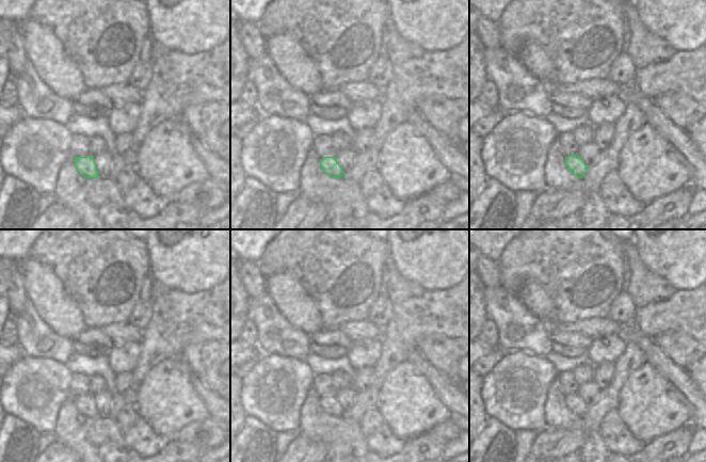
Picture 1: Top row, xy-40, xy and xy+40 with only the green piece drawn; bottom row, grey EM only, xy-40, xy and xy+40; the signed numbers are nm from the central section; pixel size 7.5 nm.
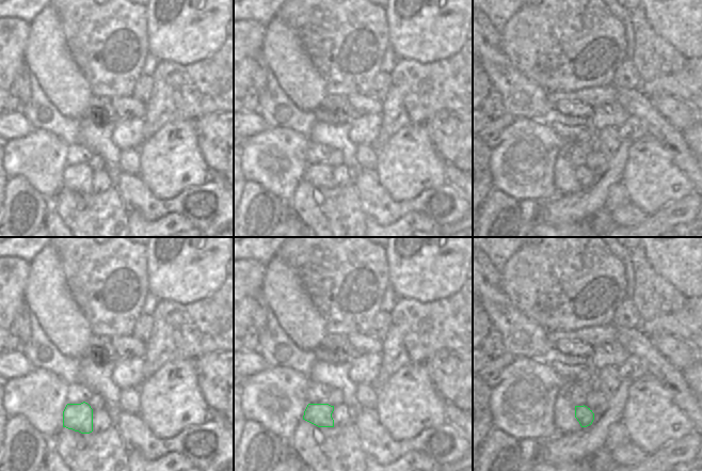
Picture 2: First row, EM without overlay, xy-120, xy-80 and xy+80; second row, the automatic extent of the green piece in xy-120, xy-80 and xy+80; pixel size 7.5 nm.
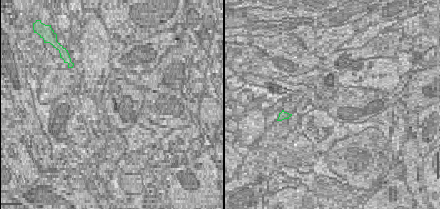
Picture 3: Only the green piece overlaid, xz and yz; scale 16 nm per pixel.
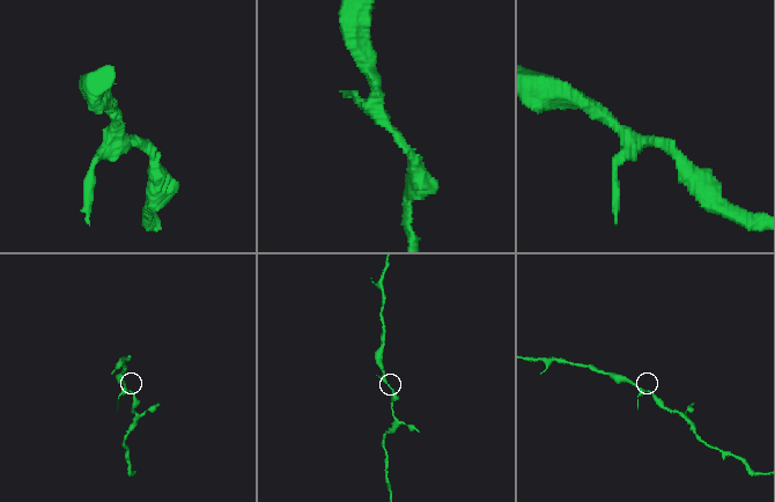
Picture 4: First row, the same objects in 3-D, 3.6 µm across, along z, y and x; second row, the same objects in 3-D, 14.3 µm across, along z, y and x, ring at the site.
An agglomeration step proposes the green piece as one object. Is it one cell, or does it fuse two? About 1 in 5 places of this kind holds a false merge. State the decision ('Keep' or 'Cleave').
Keep.

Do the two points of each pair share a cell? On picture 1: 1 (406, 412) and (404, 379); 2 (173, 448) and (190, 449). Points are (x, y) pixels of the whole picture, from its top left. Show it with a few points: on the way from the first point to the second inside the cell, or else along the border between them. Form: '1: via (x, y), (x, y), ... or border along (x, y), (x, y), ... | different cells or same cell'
1: via (406, 403), (404, 387) | same cell
2: via (177, 448), (186, 449) | same cell

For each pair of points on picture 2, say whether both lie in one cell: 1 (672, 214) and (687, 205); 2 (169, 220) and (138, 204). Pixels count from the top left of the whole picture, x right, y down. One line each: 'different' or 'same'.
1: same
2: different

